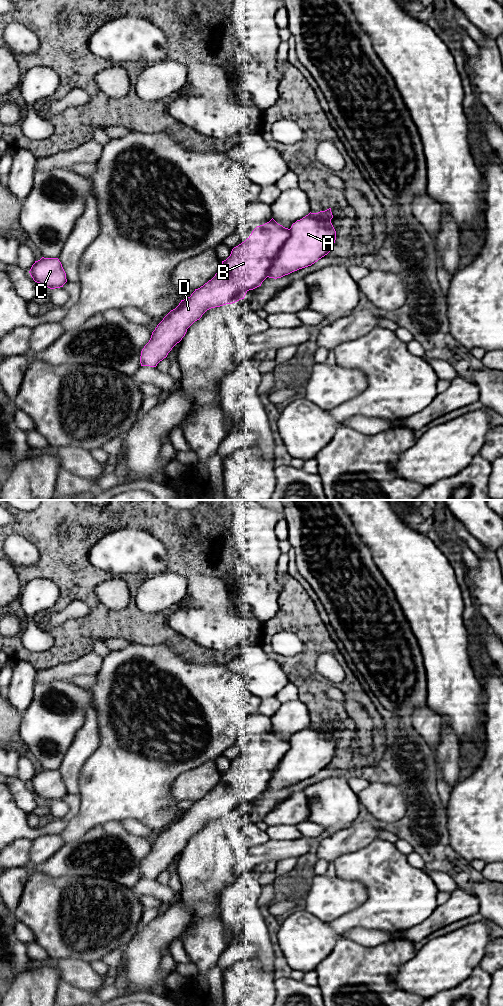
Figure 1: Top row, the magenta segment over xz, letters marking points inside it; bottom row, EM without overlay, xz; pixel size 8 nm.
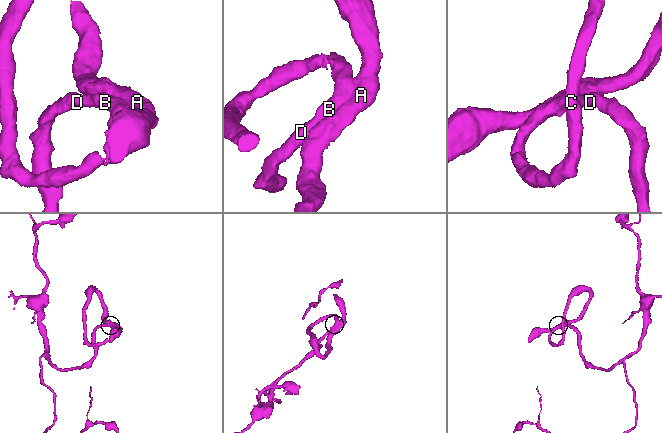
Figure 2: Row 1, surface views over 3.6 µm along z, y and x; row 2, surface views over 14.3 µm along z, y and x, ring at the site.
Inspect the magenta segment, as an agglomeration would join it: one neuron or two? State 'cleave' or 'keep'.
keep

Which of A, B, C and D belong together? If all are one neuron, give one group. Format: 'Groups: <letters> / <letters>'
Groups: A B C D

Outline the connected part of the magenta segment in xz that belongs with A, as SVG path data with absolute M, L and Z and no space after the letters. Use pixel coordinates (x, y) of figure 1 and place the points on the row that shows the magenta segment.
M331 208L318 213L309 213L300 220L292 224L291 228L285 228L278 224L273 218L260 226L257 226L251 235L241 244L234 247L230 256L222 261L219 271L215 276L191 294L190 297L181 300L179 305L171 310L152 332L149 342L141 351L141 366L156 367L157 364L167 357L172 348L185 336L187 329L209 309L220 307L226 304L235 303L244 299L249 290L261 286L267 278L281 278L299 269L311 266L319 259L327 255L332 249L336 240L336 231L331 223L333 218Z

